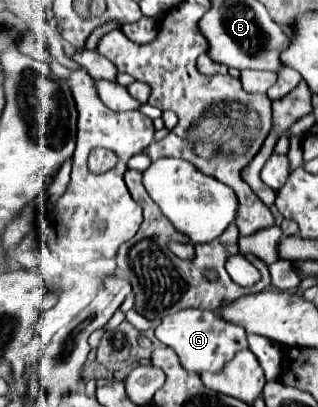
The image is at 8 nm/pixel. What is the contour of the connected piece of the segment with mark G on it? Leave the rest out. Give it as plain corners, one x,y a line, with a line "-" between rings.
194,308
180,310
172,316
162,318
162,322
156,328
156,338
164,346
170,346
180,356
180,364
188,372
196,372
196,374
220,372
226,360
232,360
236,352
248,348
244,328
220,320
220,316
214,316
214,312
204,312
204,310
194,310

